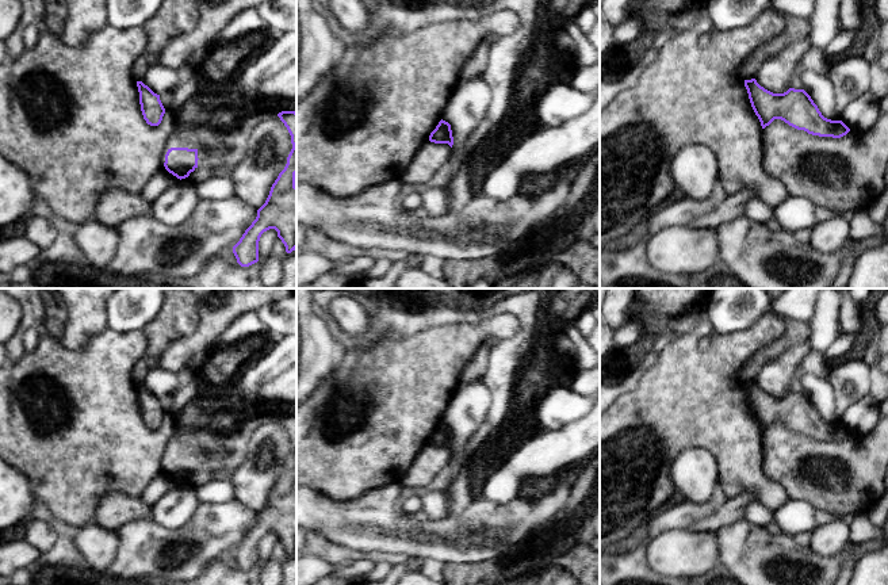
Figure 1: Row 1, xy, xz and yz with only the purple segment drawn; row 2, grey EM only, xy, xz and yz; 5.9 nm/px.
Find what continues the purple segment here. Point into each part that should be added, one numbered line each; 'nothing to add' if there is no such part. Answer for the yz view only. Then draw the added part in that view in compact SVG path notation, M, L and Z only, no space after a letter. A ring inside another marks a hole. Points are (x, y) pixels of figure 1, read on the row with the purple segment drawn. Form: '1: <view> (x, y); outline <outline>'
nothing to add

